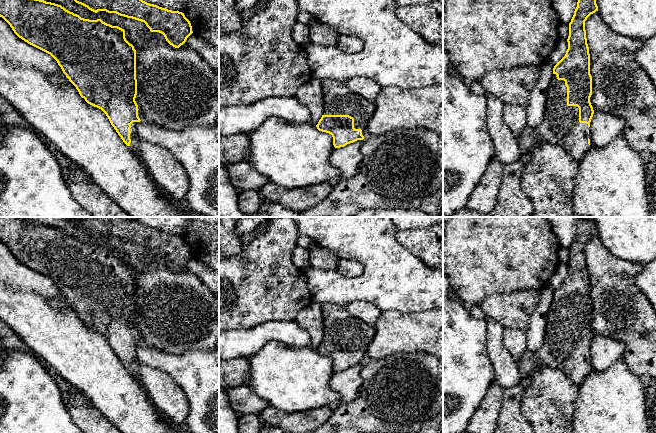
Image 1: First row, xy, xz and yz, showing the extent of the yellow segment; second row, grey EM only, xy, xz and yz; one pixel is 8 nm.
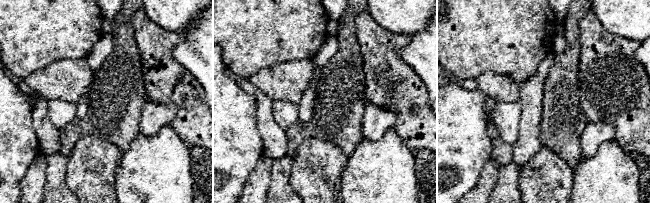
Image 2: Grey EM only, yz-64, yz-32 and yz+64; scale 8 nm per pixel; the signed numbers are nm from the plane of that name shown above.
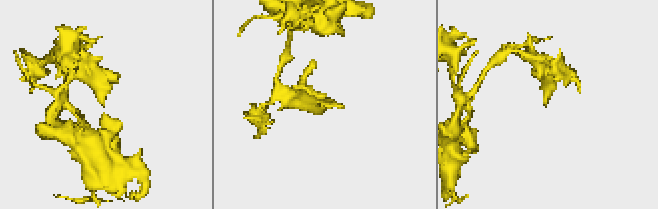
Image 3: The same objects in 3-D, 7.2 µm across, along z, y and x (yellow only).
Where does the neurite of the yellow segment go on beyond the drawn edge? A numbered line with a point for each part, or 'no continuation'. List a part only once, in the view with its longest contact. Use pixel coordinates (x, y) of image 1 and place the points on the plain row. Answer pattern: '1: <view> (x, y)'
1: yz (560, 350)

